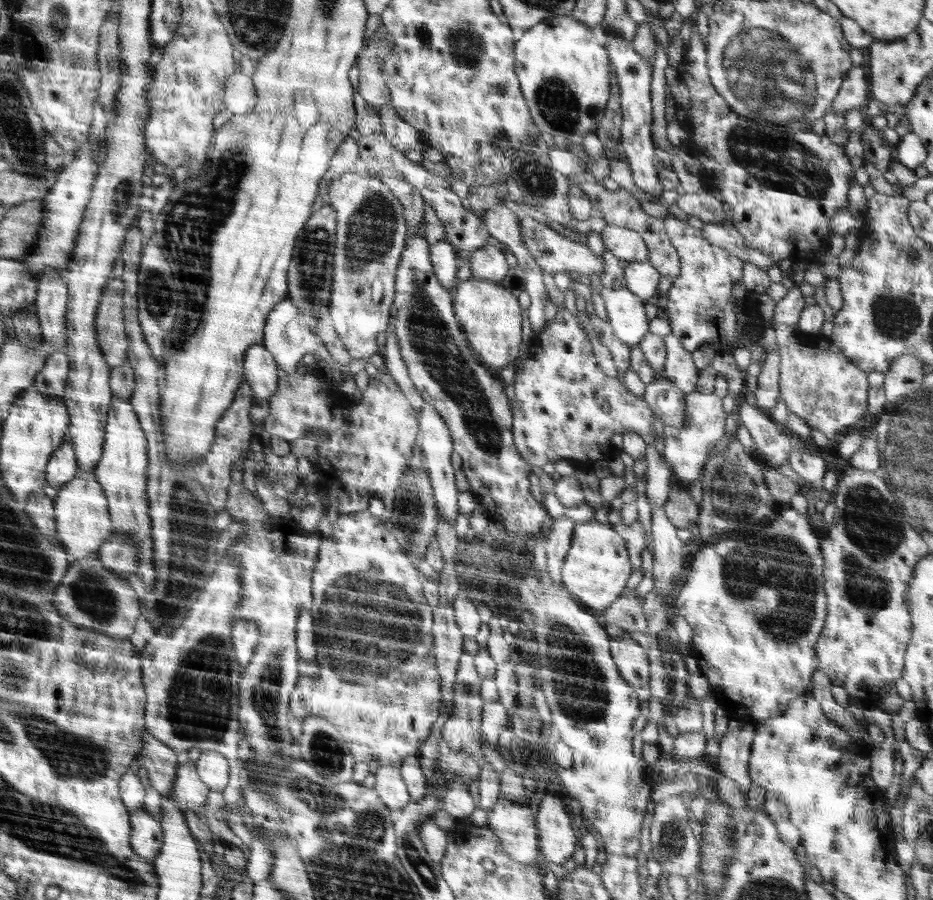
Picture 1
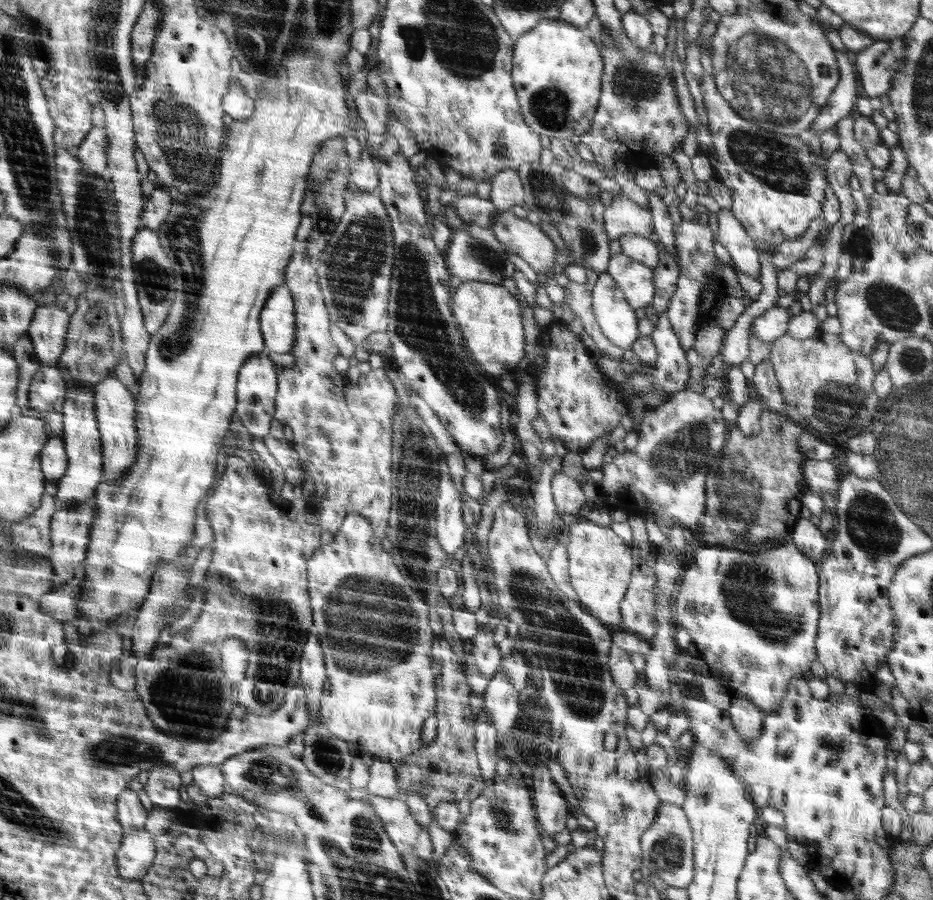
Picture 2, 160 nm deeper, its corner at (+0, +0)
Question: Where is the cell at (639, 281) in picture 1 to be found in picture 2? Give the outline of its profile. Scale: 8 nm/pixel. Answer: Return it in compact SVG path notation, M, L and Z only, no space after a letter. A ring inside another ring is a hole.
M624 251L610 257L607 273L614 277L616 288L637 308L650 306L655 298L654 269L634 260Z

